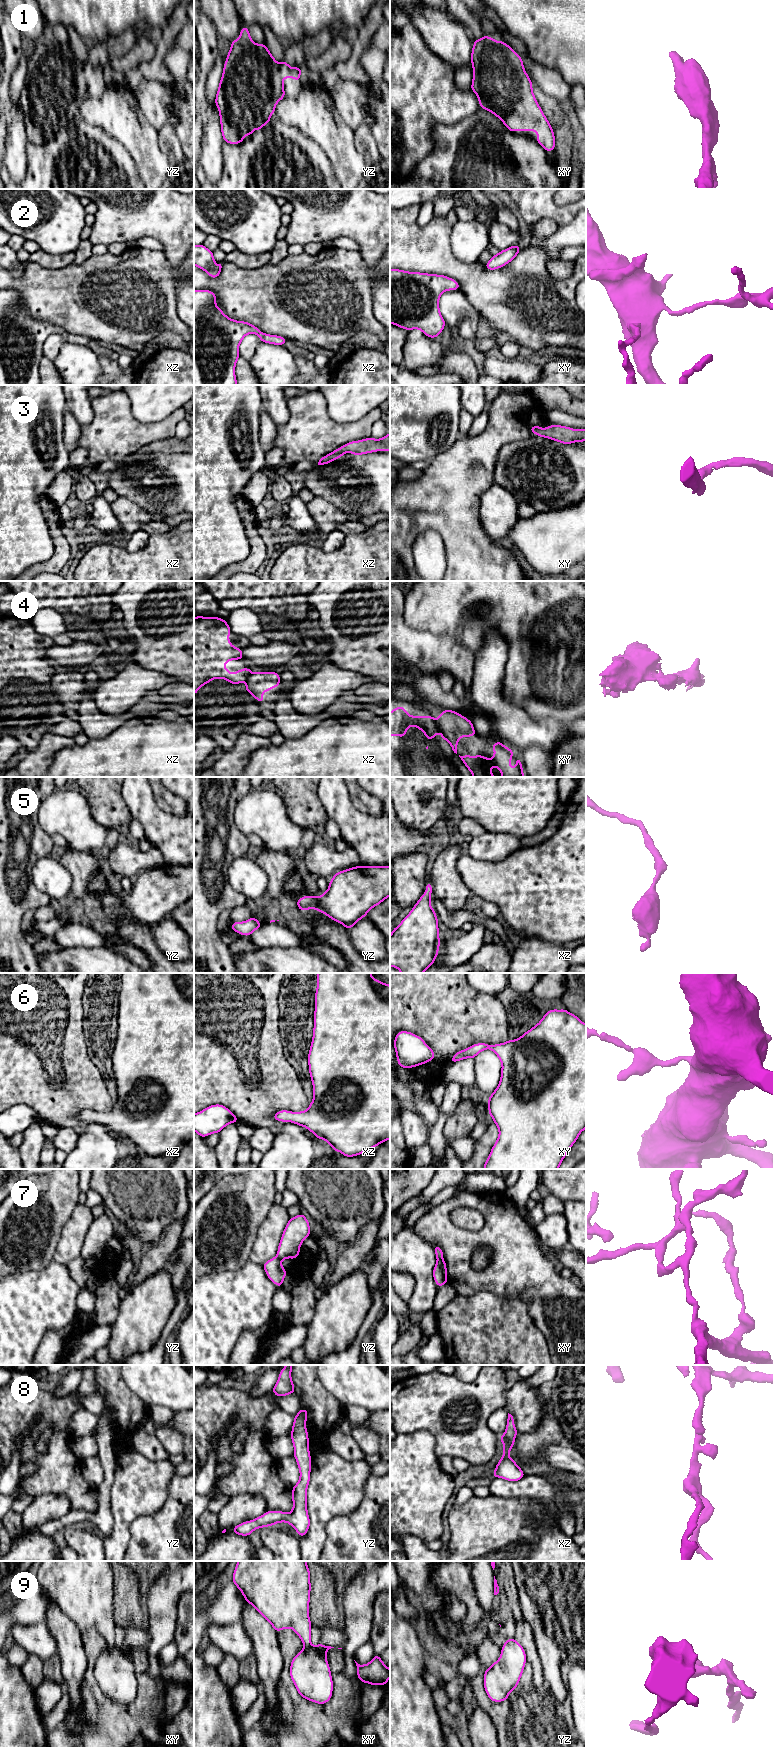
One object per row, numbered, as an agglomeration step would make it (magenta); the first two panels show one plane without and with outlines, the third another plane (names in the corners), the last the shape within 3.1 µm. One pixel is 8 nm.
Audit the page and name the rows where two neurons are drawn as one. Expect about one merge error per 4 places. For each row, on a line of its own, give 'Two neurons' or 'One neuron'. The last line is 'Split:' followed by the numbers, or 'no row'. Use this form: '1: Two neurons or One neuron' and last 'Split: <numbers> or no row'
1: One neuron
2: One neuron
3: One neuron
4: Two neurons
5: One neuron
6: One neuron
7: Two neurons
8: One neuron
9: One neuron
Split: 4, 7

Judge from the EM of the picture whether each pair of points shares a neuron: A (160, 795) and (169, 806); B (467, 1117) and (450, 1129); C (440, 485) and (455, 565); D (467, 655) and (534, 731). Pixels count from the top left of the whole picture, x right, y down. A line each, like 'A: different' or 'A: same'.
A: same
B: same
C: same
D: different

